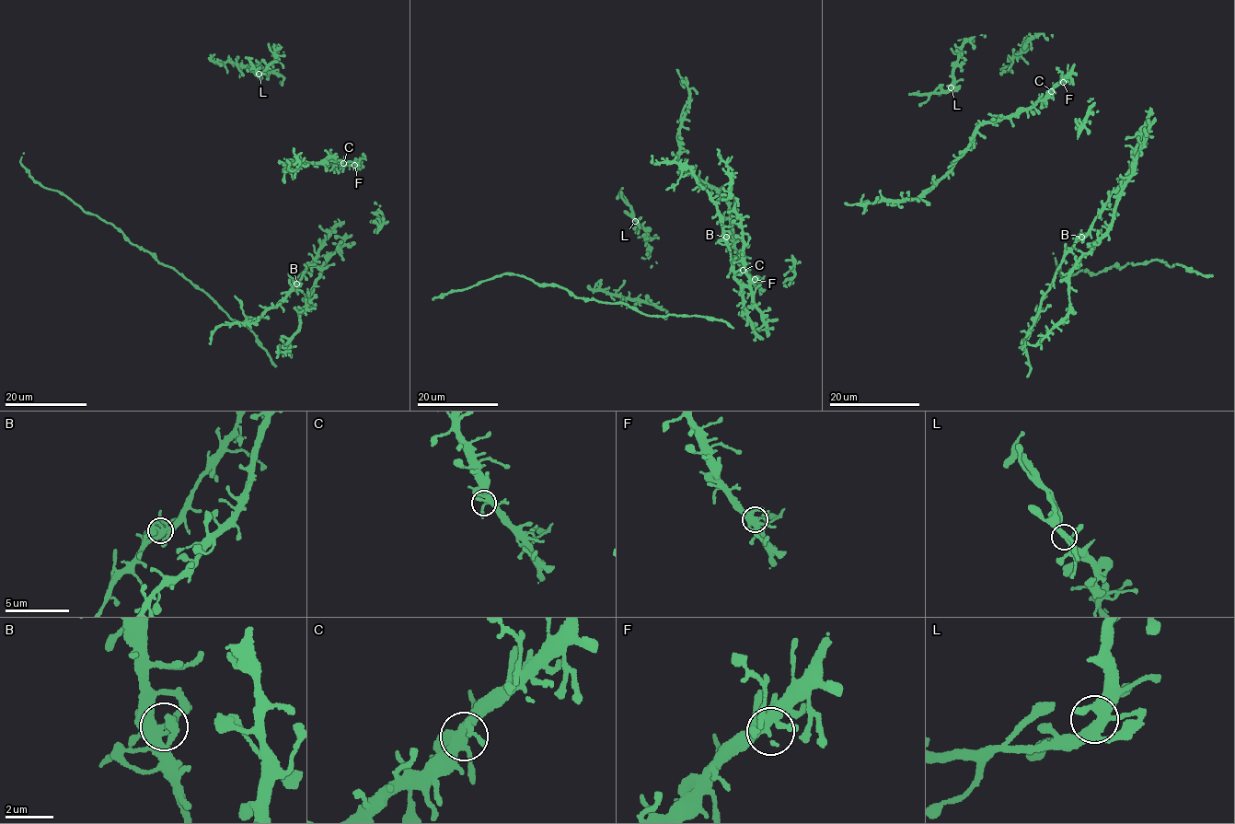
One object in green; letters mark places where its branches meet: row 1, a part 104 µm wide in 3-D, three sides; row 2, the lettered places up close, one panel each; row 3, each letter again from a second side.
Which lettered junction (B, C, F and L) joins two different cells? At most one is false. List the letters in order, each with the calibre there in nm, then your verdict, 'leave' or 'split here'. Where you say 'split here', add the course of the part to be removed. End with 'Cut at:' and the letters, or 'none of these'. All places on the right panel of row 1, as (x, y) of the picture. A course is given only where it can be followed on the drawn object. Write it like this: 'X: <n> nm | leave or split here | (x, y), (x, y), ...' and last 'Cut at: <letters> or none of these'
B: 360 nm | leave
C: 360 nm | leave
F: 400 nm | leave
L: 380 nm | leave
Cut at: none of these

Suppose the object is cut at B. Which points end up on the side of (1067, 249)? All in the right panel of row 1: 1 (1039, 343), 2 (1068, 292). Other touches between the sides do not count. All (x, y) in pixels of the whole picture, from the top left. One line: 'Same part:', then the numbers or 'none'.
Same part: none

